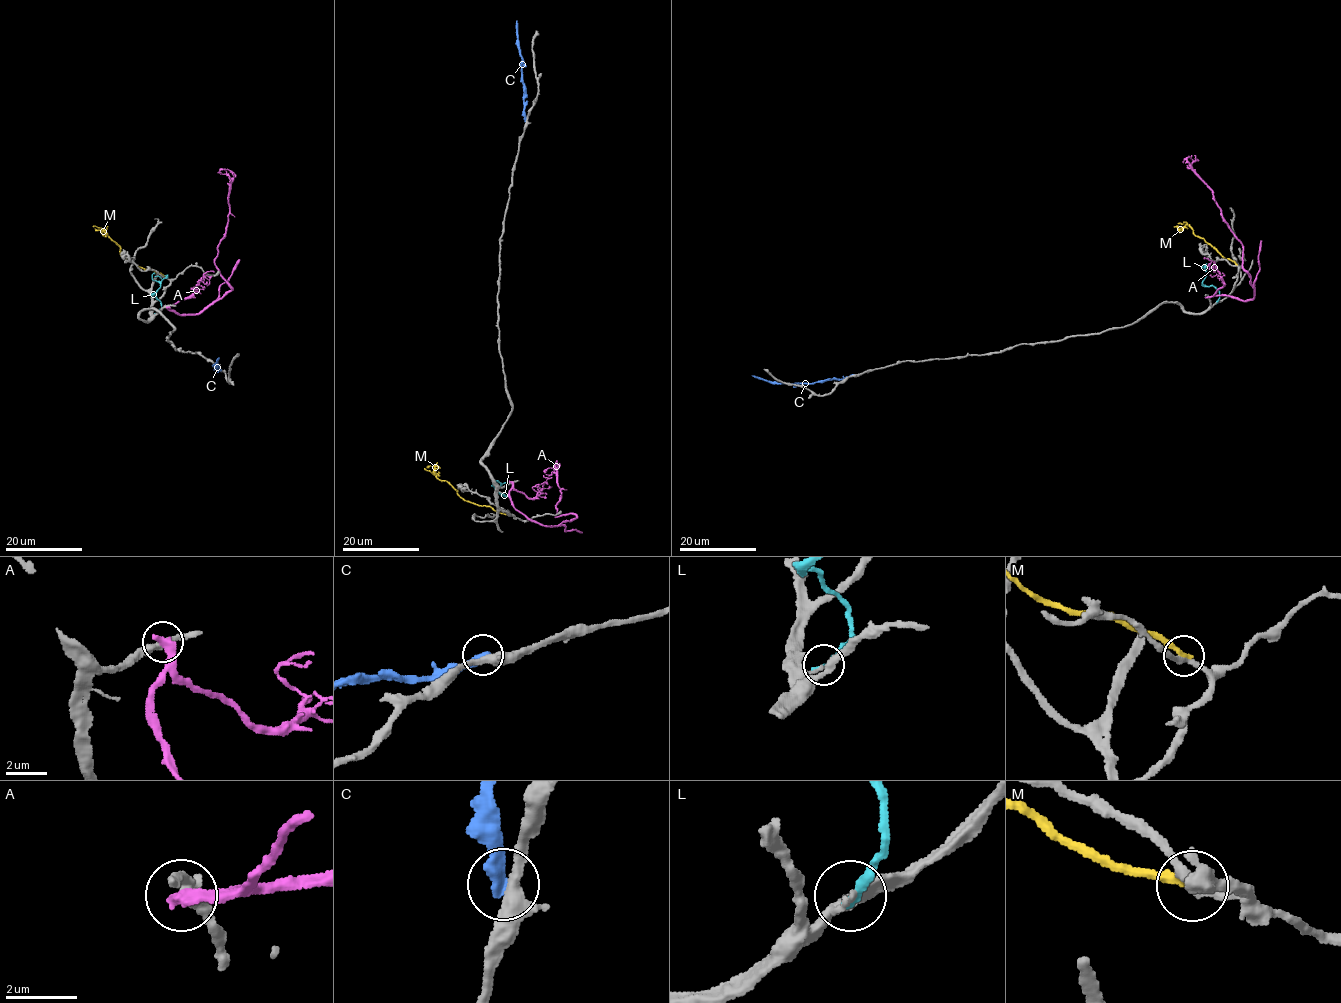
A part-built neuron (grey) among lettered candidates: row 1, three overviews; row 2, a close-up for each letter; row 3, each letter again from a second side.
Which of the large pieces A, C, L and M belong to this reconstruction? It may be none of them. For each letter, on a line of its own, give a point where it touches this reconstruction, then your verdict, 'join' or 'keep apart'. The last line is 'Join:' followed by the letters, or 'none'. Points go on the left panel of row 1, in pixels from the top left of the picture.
A: (168, 307) | keep apart
C: (215, 363) | keep apart
L: (156, 313) | keep apart
M: (165, 277) | keep apart
Join: none

